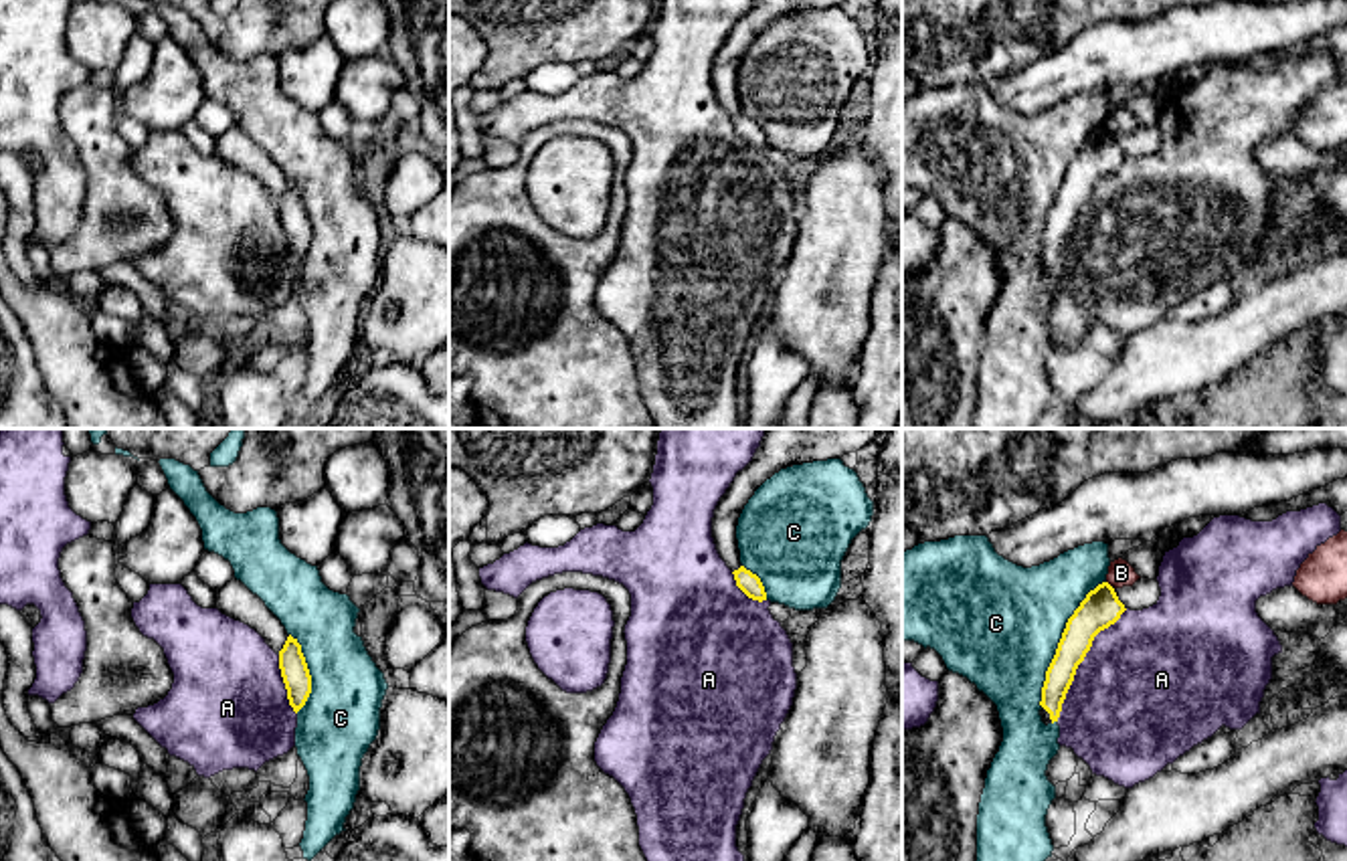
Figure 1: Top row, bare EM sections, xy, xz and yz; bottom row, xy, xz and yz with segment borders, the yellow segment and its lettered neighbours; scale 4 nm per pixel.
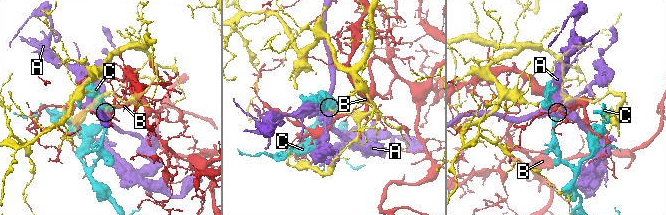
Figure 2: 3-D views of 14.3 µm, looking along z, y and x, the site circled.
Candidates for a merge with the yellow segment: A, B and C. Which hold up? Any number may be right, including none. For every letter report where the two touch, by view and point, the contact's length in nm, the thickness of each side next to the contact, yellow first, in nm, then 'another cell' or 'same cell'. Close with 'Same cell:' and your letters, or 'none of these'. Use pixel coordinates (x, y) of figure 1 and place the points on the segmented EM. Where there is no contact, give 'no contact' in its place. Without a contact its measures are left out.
A: yz (1081, 661) | 550 nm | 150/500 nm | another cell
B: yz (1109, 585) | 40 nm | 150/100 nm | another cell
C: yz (1060, 641) | 550 nm | 150/480 nm | another cell
Same cell: none of these

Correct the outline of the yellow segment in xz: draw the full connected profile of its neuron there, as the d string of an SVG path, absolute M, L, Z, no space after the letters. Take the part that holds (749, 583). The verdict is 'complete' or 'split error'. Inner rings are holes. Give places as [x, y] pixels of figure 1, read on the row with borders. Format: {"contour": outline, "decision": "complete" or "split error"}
{"contour": "M740 566L738 570L732 572L736 586L752 600L767 600L767 592L765 586L760 582L760 578L756 574L752 574L750 570L746 570L744 566Z", "decision": "complete"}

